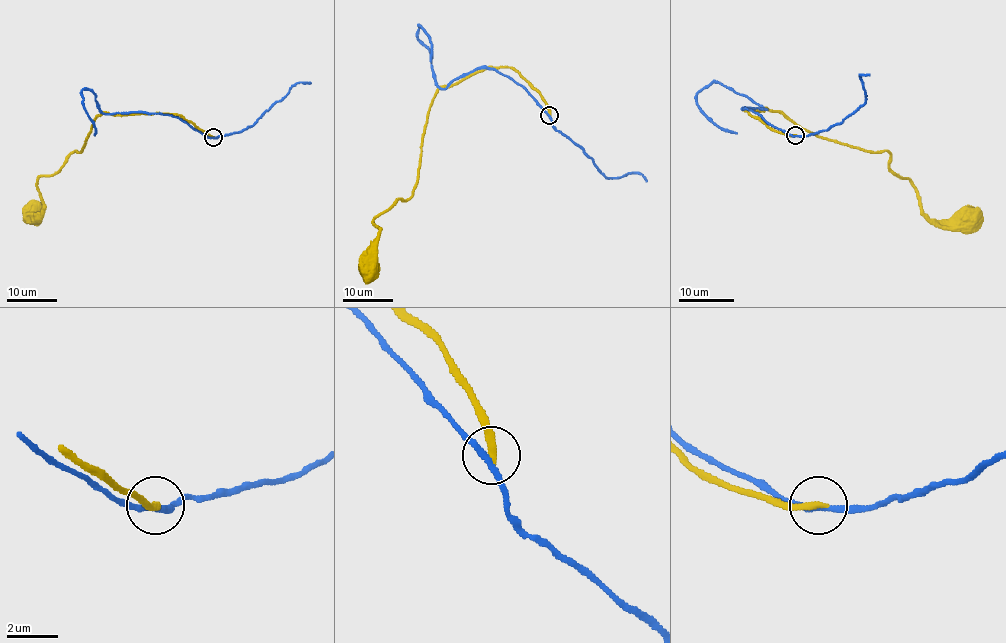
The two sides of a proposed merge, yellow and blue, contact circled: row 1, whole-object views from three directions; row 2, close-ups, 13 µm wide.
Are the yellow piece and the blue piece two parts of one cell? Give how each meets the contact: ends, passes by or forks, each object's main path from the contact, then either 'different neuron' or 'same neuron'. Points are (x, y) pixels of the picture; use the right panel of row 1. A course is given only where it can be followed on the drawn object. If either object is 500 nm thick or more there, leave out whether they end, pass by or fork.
yellow ends | blue passes by | yellow via (795, 135), (743, 109), (886, 150), (922, 212), (940, 223), (969, 220) | blue via (795, 135), (745, 109), (766, 110), (722, 84), (704, 87), (697, 93), (698, 107), (737, 133) | different neuron

